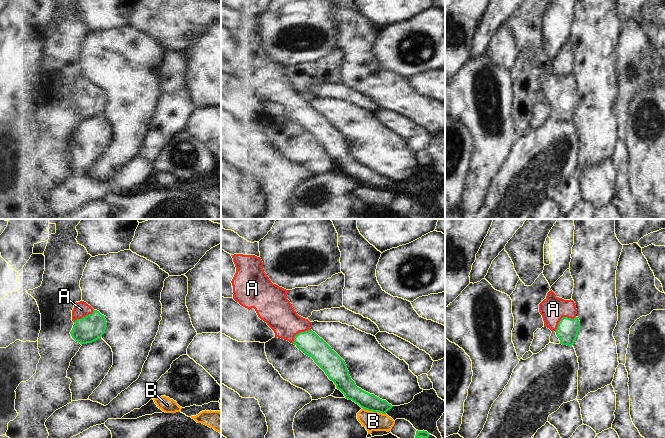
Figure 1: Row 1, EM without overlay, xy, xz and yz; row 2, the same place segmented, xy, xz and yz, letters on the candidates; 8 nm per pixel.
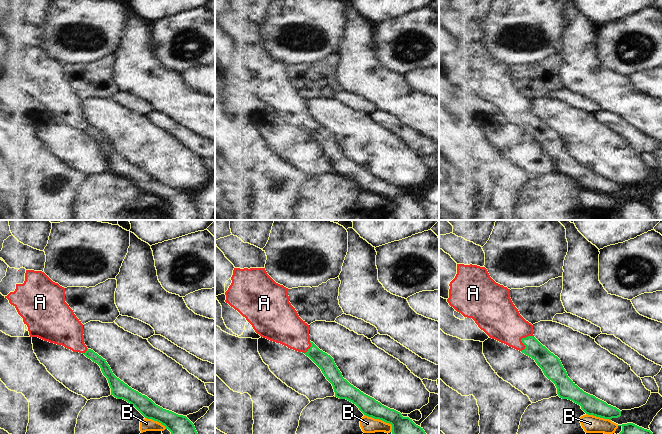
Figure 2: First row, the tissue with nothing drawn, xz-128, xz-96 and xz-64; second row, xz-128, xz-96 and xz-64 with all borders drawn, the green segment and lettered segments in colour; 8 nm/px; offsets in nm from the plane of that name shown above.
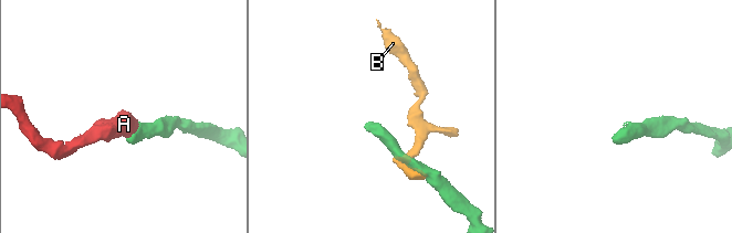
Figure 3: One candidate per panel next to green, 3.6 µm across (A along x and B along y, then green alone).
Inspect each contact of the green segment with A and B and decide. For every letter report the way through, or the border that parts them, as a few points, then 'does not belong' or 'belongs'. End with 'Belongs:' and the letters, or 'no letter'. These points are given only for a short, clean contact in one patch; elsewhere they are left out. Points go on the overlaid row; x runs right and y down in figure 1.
A: way yz (567, 330), (562, 318), (553, 309); belongs
B: border xz (362, 407), (385, 414); does not belong
Belongs: A

